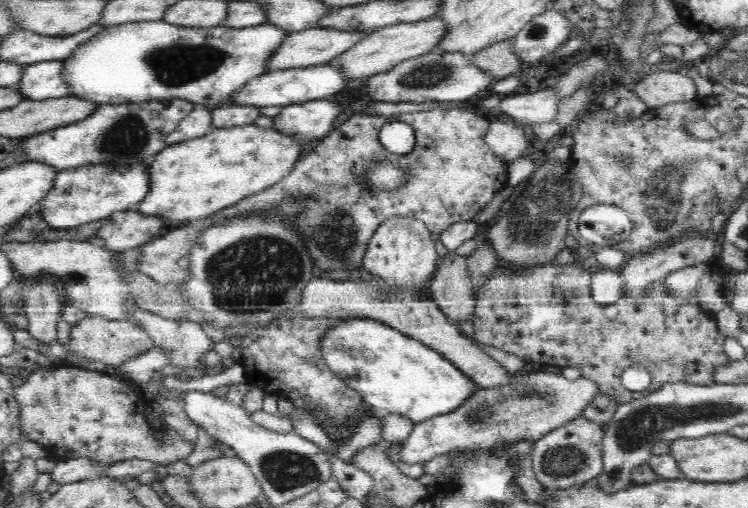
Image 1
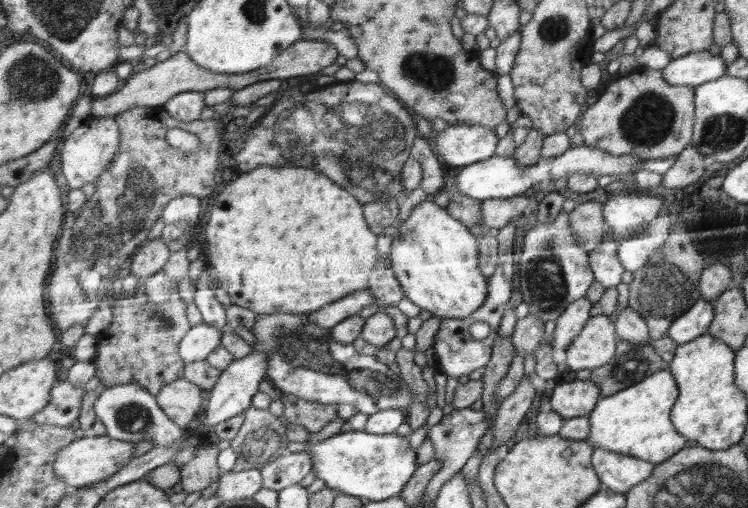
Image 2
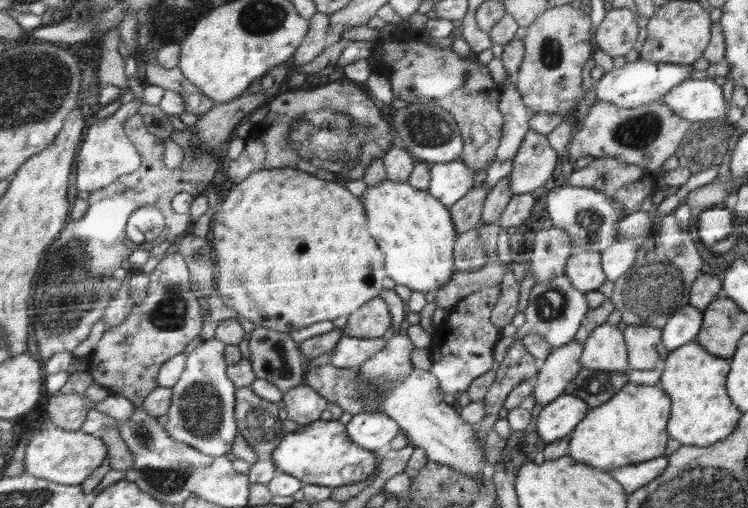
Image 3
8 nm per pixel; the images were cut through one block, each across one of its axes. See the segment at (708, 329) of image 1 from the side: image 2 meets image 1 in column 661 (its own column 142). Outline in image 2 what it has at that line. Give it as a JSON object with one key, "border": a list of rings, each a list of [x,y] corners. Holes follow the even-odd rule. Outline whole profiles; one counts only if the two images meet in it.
{"border":[[[159,271],[140,281],[134,296],[116,299],[112,324],[98,336],[97,376],[106,389],[134,384],[156,396],[173,380],[184,376],[187,365],[179,356],[179,344],[192,329],[192,320],[188,320],[192,308],[180,298],[178,284],[180,279],[171,279]]]}

